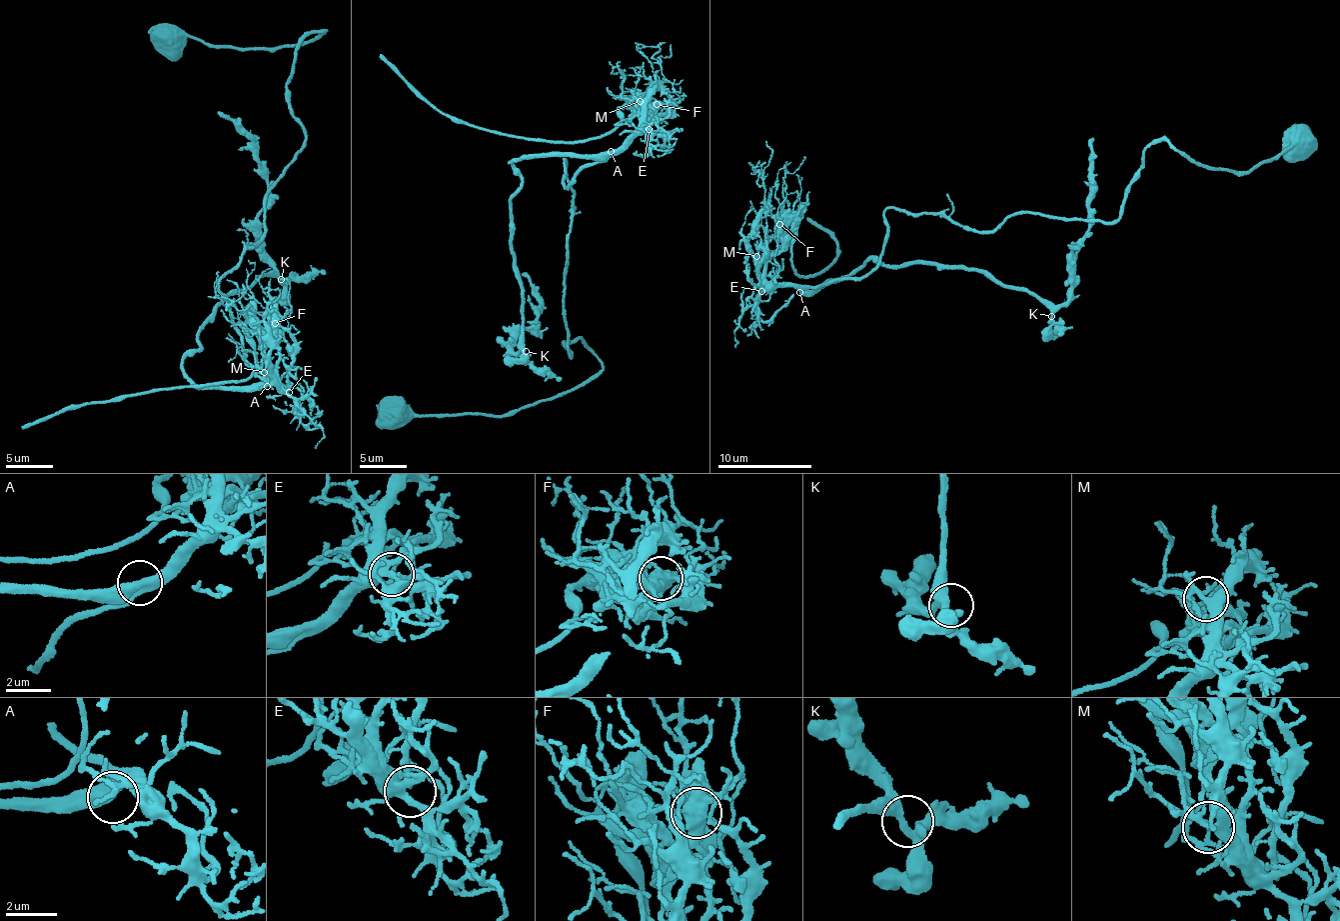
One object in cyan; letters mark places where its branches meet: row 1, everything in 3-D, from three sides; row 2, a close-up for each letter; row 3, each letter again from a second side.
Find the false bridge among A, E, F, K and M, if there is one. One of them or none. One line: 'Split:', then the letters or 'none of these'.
Split: F

